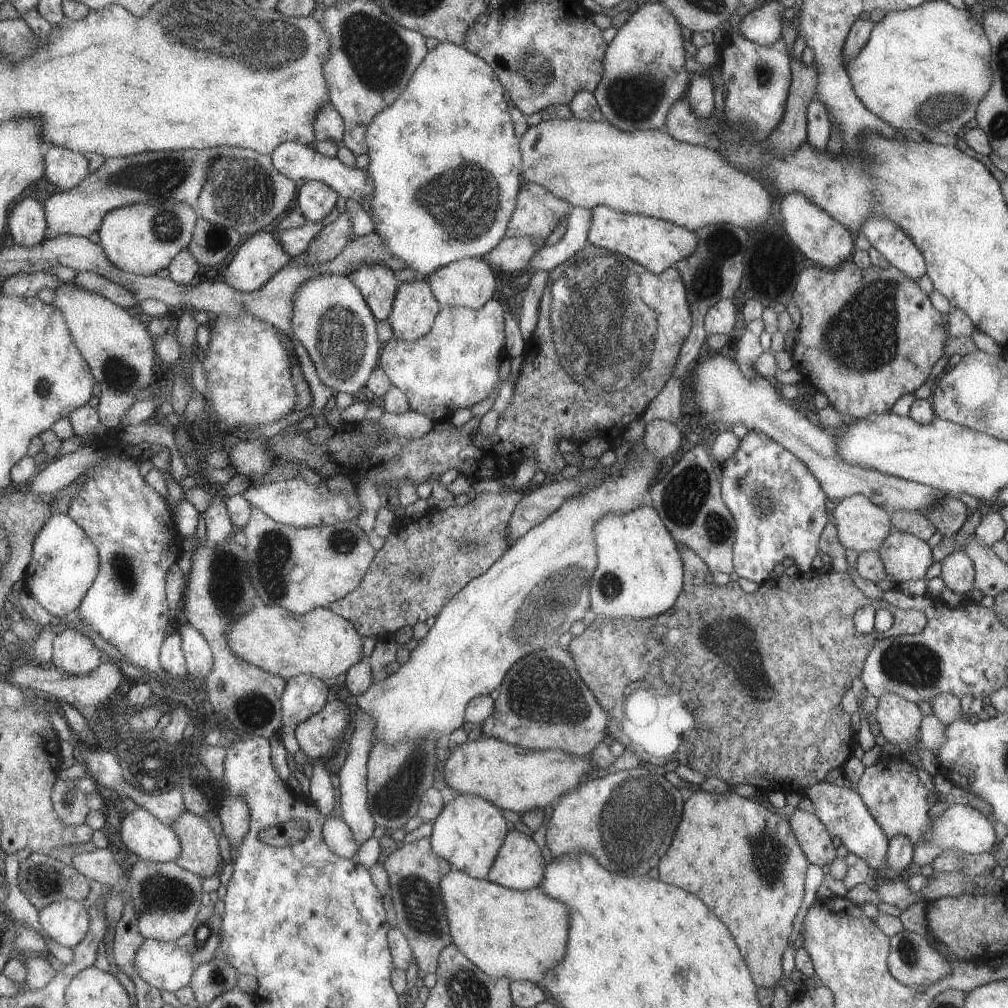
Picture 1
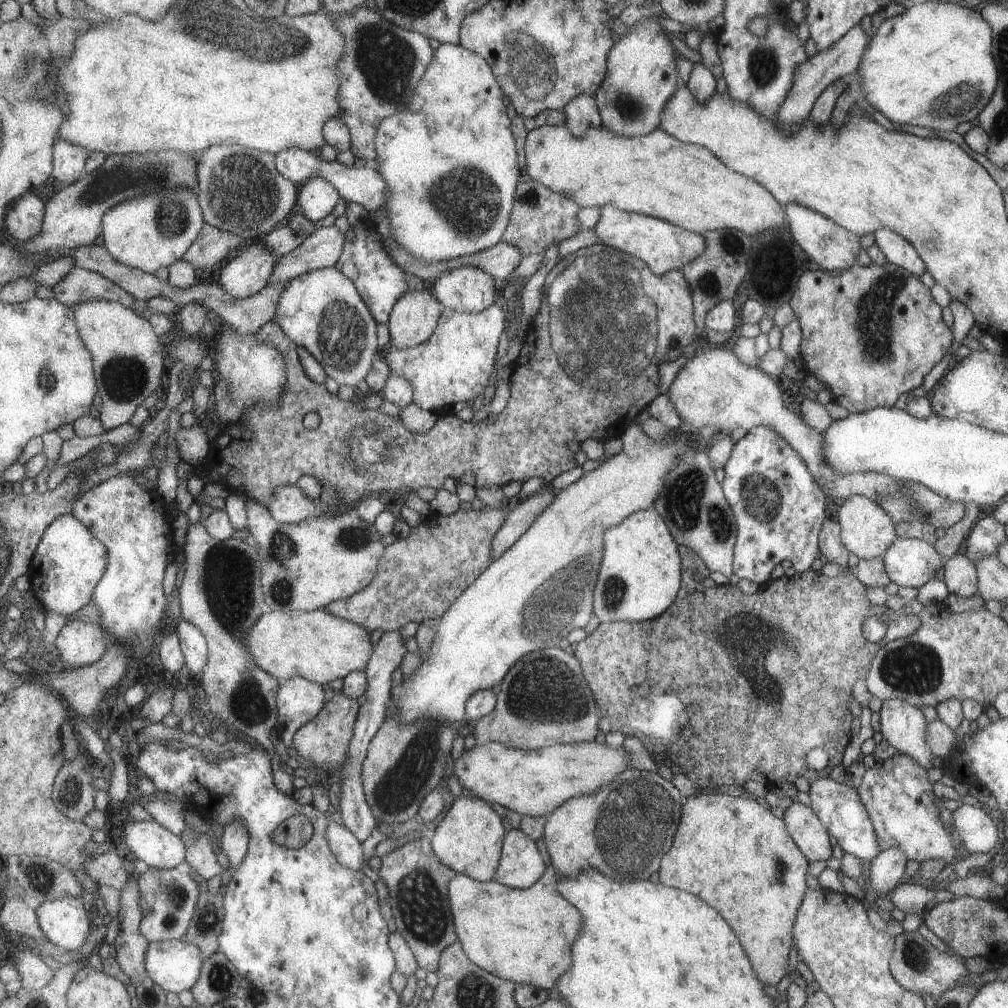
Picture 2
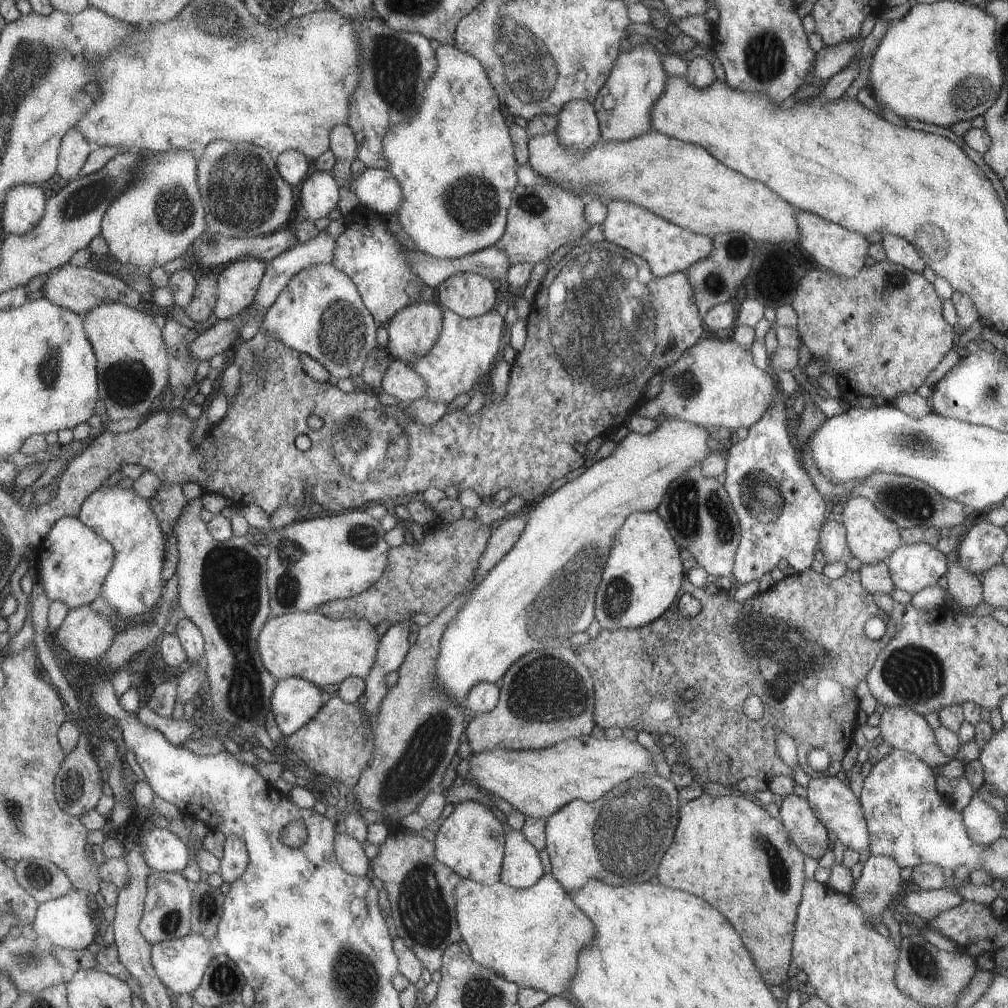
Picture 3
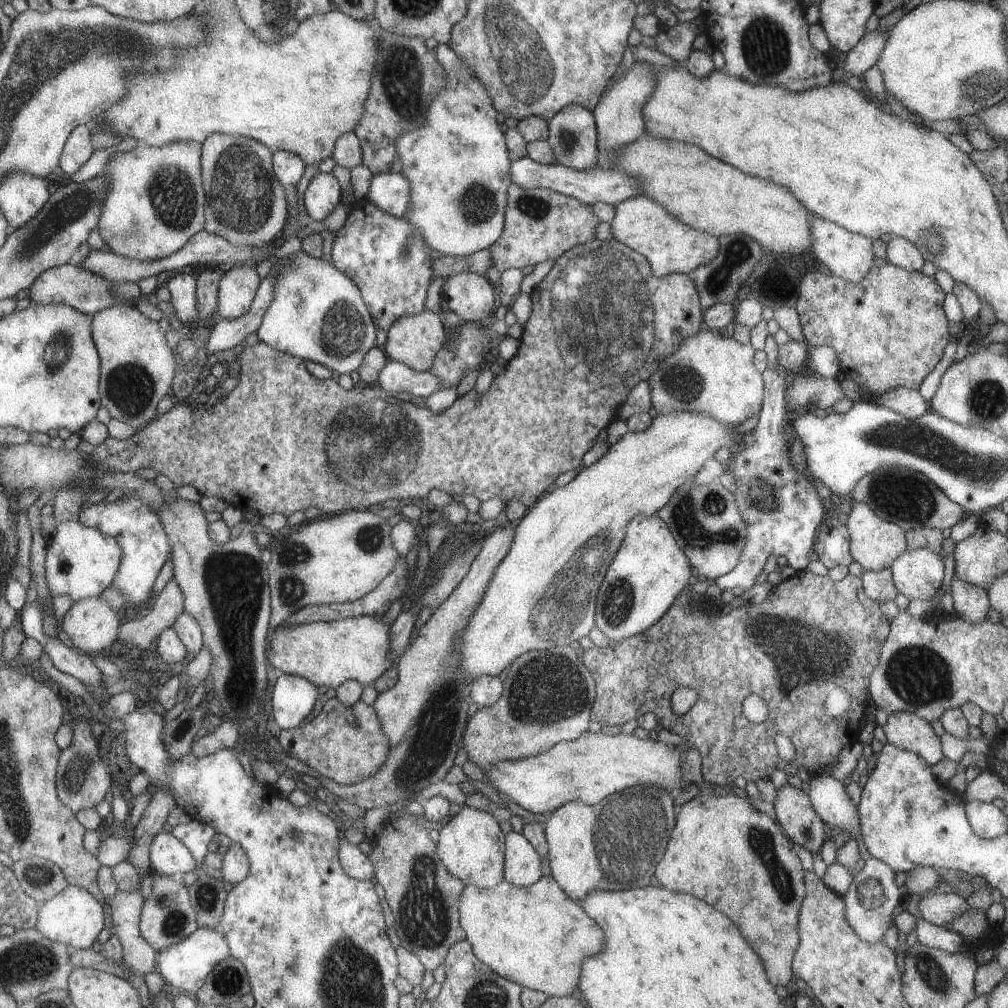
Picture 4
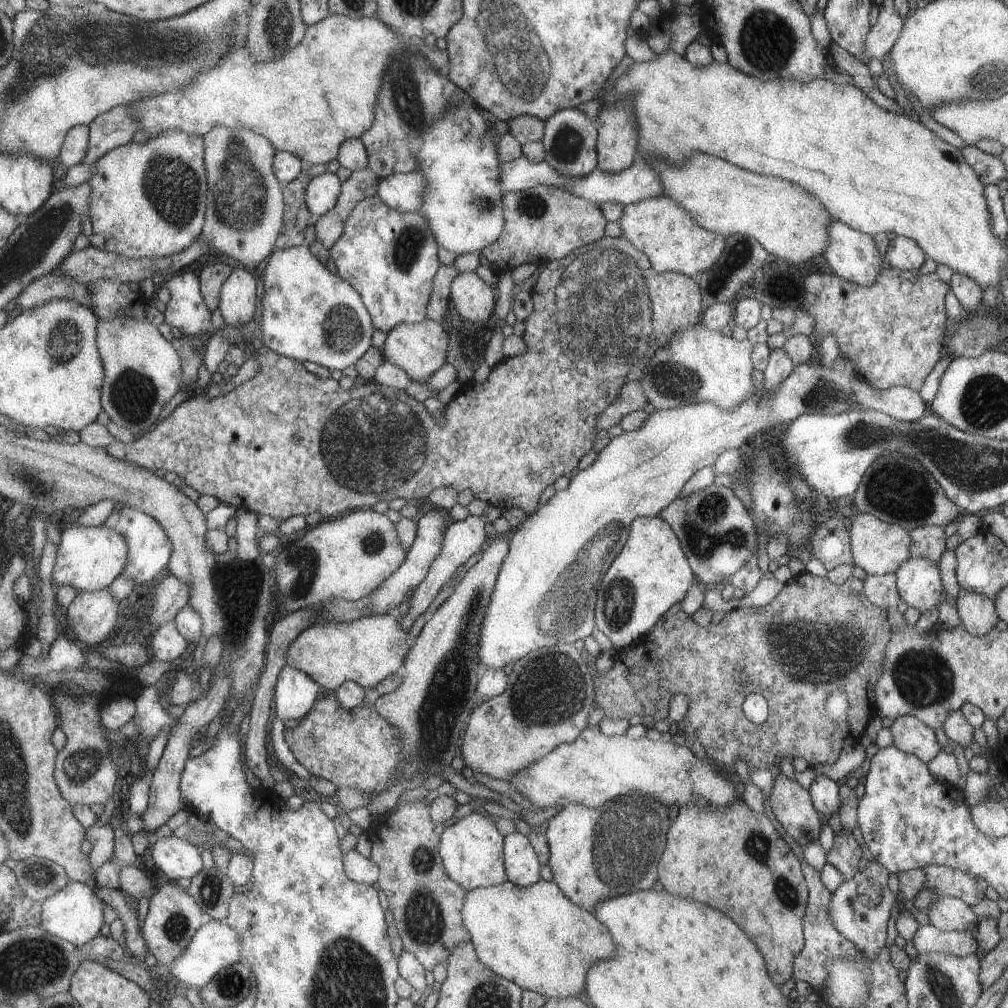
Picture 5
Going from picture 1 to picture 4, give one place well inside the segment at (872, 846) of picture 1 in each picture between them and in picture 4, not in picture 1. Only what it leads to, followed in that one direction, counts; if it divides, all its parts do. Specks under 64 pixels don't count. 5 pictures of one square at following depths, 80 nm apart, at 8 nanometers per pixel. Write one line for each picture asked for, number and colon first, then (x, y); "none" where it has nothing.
2: (838, 807)
3: (835, 805)
4: (831, 803)

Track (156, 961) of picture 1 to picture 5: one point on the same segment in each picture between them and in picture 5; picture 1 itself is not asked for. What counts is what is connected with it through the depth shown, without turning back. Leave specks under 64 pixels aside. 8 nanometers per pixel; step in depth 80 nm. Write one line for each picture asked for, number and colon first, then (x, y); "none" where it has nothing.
2: (175, 965)
3: (180, 963)
4: (184, 966)
5: (216, 945)

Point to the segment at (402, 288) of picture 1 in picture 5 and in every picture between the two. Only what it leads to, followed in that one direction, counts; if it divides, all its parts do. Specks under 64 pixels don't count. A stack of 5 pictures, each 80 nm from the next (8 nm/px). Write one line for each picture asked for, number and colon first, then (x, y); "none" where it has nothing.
2: (413, 319)
3: (413, 330)
4: (413, 340)
5: (419, 349)

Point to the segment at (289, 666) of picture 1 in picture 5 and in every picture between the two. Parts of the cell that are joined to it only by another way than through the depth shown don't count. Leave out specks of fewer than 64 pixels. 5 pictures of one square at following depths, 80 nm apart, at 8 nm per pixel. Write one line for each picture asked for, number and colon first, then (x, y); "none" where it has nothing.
2: (315, 645)
3: (322, 650)
4: (327, 653)
5: (365, 651)

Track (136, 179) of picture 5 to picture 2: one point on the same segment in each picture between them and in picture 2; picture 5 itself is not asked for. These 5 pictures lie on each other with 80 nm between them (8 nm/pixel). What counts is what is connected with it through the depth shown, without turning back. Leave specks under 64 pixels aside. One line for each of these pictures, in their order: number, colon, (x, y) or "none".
2: (148, 232)
3: (155, 221)
4: (156, 201)

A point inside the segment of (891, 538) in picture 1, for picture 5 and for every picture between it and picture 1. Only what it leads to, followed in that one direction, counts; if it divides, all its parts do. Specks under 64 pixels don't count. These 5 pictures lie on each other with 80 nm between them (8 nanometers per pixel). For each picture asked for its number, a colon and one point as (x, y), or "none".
2: (908, 562)
3: (912, 567)
4: (917, 574)
5: (918, 582)

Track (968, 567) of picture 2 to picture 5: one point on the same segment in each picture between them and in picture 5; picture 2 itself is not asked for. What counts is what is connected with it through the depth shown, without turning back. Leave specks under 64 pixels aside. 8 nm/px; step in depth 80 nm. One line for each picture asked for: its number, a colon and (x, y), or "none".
3: (965, 589)
4: (970, 602)
5: (977, 613)

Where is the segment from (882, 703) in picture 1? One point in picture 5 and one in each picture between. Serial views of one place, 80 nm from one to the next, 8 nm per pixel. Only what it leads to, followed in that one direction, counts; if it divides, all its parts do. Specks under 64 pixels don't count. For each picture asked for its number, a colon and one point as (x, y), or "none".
2: (901, 725)
3: (900, 727)
4: (904, 730)
5: (910, 735)

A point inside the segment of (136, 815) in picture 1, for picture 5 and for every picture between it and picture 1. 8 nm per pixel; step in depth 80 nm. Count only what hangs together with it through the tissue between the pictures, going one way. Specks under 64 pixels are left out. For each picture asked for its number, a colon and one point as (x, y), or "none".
2: (157, 846)
3: (164, 851)
4: (169, 856)
5: (177, 858)

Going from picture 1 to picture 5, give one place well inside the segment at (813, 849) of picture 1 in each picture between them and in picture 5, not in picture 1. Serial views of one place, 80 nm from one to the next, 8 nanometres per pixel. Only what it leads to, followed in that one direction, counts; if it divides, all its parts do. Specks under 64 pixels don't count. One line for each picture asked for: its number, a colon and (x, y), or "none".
2: (809, 834)
3: (798, 817)
4: (794, 811)
5: (789, 802)

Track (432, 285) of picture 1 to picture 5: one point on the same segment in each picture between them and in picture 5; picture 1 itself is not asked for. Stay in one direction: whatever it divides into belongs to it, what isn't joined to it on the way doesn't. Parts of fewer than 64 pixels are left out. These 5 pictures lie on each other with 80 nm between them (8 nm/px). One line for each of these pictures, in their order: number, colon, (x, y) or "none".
2: (467, 289)
3: (468, 294)
4: (470, 296)
5: (473, 300)

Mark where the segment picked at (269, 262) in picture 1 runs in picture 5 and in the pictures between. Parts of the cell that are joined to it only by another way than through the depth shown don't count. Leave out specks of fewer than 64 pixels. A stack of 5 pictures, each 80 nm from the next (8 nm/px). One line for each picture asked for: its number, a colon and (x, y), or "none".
2: (243, 276)
3: (236, 285)
4: (236, 289)
5: (237, 295)

